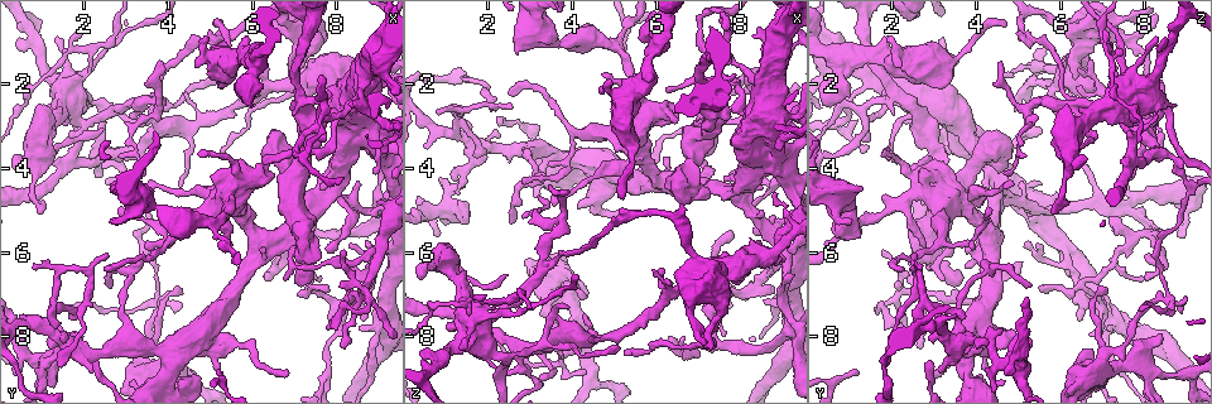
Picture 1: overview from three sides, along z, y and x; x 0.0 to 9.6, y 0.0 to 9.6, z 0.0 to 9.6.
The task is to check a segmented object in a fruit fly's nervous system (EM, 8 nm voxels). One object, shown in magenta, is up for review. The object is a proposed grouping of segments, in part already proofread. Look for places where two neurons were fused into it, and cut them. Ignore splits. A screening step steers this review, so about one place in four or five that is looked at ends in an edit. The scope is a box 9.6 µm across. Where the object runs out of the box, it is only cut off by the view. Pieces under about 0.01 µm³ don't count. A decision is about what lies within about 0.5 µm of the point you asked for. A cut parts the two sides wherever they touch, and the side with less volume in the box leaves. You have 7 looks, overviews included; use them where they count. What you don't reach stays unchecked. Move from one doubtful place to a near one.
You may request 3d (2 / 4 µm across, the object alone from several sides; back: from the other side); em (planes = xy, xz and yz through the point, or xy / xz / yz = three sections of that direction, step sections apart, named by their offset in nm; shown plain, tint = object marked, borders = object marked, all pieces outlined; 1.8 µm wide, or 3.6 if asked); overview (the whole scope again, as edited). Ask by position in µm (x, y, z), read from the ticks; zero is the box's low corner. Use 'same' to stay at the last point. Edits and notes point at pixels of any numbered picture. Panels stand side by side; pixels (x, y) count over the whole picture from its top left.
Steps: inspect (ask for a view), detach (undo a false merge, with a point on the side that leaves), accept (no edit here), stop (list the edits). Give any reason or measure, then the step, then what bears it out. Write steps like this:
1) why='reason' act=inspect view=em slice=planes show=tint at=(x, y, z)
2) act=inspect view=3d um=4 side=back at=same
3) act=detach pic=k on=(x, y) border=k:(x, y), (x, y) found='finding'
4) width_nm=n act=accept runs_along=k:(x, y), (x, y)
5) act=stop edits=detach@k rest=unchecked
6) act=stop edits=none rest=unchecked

why='three-way junction' act=inspect view=3d um=2 at=(3.75, 7.05, 8.50)

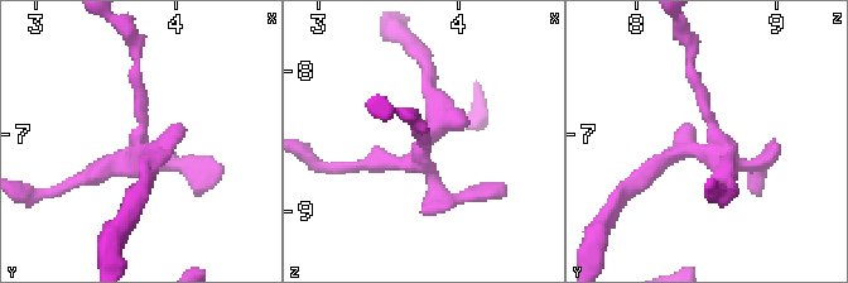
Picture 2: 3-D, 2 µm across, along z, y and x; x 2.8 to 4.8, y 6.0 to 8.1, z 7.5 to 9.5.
act=inspect view=em slice=xy step=8 show=tint at=(3.74, 7.04, 8.56)

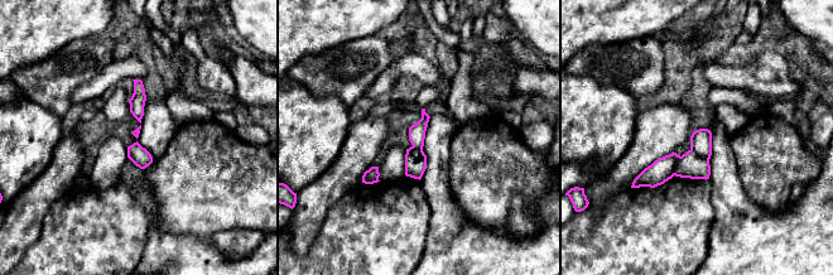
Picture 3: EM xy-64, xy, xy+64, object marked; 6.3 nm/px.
width_nm=120 act=detach pic=3 on=(701, 141) border=3:(691, 149), (708, 160) found='two neurons meet here'

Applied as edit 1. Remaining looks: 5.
act=inspect view=overview

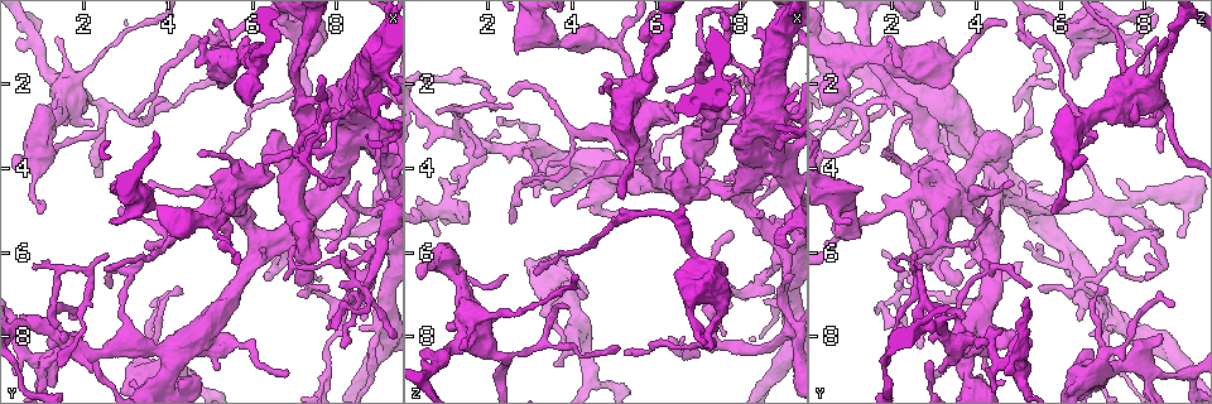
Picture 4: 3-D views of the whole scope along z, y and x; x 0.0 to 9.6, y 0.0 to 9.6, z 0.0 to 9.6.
why='arms part here' act=inspect view=3d um=2 at=(4.10, 8.65, 7.85)

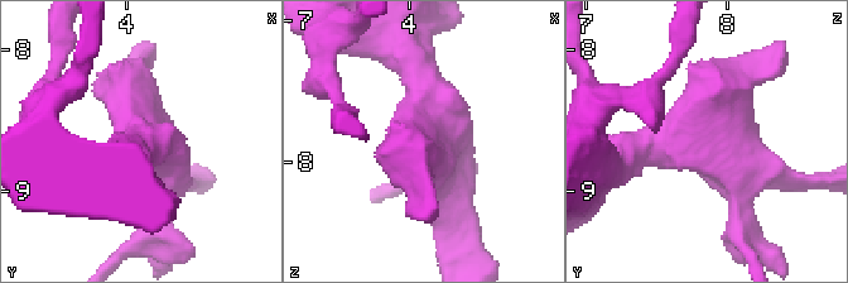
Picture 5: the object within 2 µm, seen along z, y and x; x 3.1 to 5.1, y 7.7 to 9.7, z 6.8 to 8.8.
act=inspect view=em slice=planes show=plain at=(4.16, 8.66, 7.80)

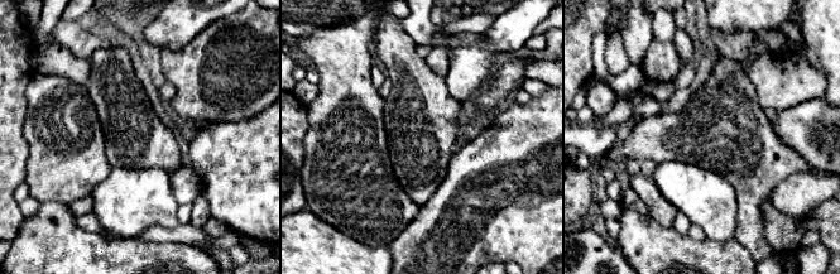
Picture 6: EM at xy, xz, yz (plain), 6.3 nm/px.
why='where the object lies' act=inspect view=em slice=planes show=tint at=same

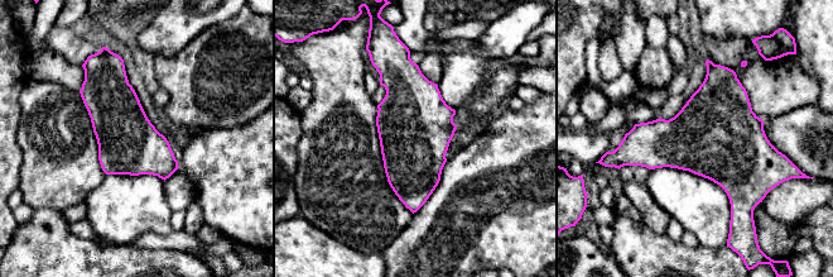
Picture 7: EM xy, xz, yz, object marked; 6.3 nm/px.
act=accept found='all the same neuron'

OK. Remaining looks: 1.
act=stop edits=detach@3 rest=unchecked

